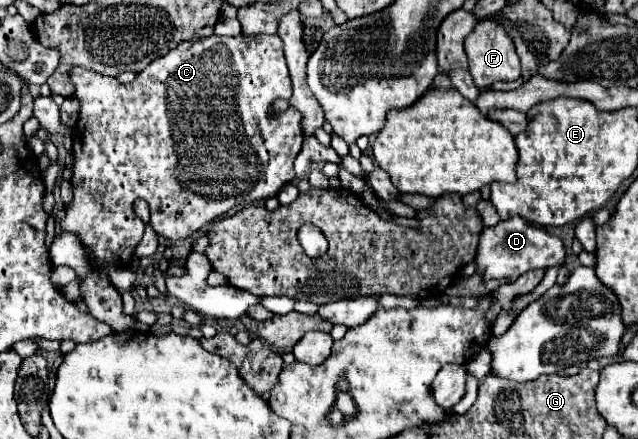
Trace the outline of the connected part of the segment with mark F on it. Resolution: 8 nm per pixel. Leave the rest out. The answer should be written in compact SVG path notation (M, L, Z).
M496 19L480 21L464 39L464 47L468 55L468 71L478 89L486 89L496 81L516 81L520 77L520 57L516 55L512 39Z

